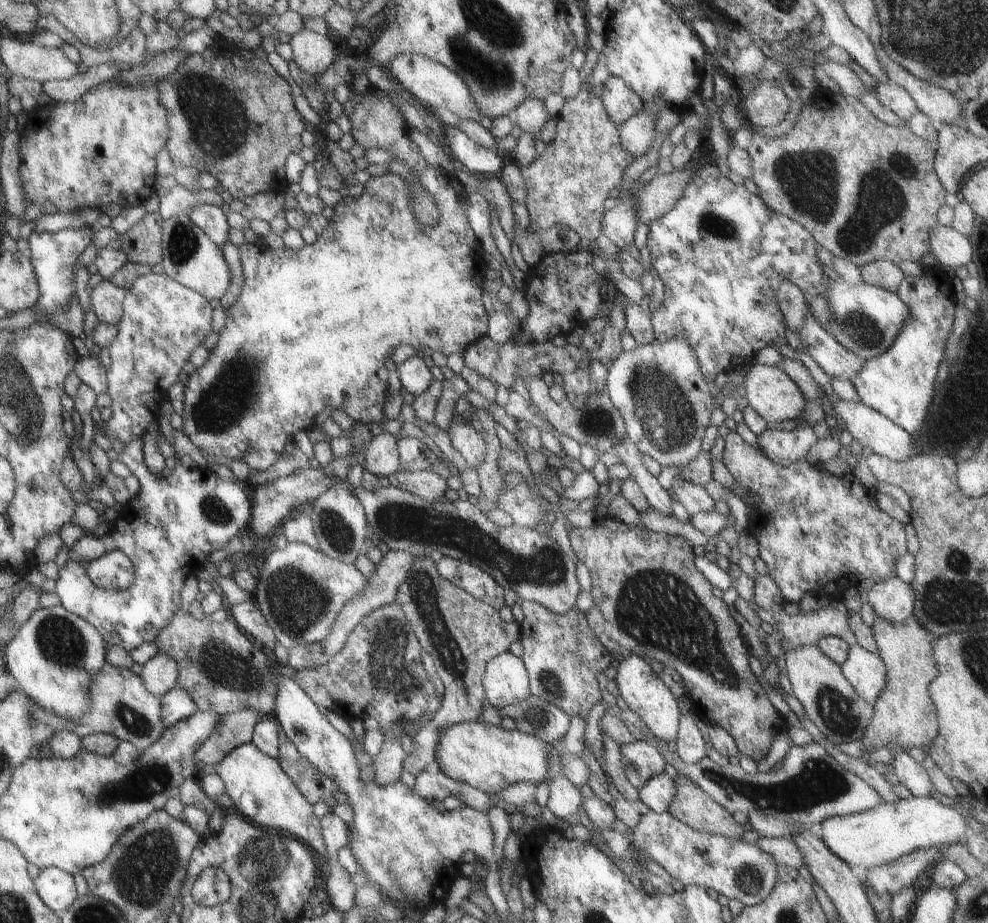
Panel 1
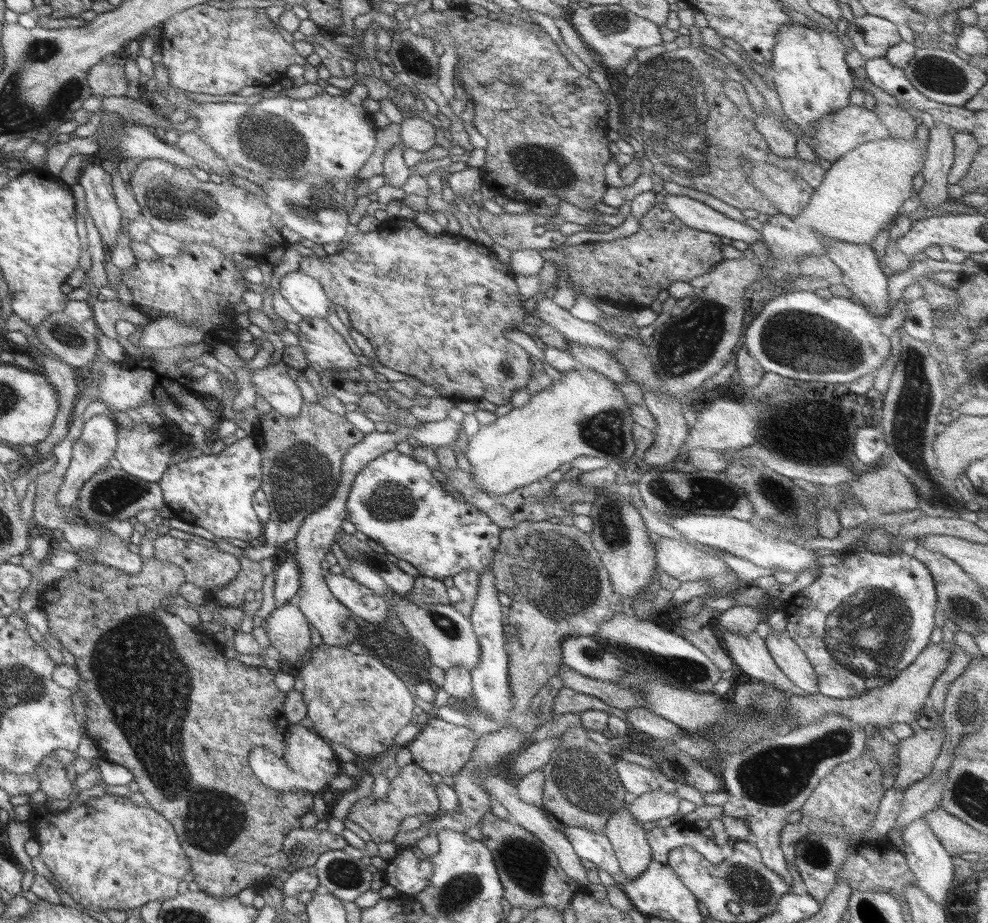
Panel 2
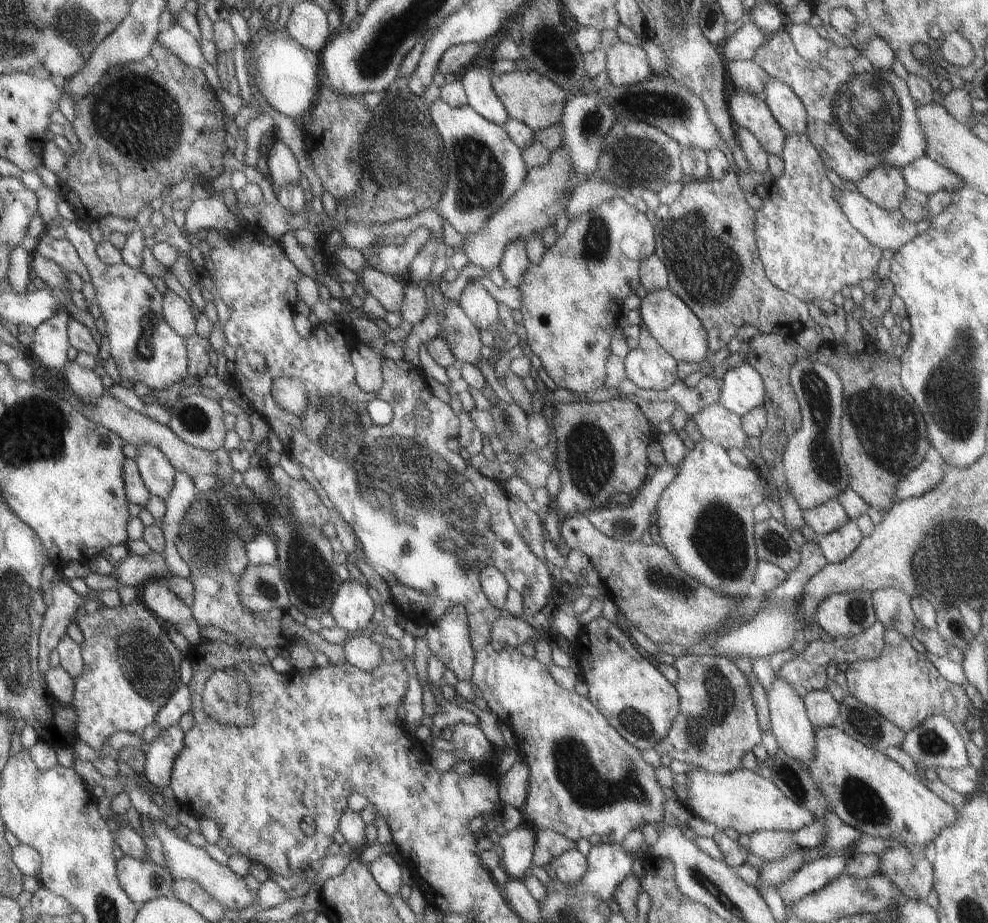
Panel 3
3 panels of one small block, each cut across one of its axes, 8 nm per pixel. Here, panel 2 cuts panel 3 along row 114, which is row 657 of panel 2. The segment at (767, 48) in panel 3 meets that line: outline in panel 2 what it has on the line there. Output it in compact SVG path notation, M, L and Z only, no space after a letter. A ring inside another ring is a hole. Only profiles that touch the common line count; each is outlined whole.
M859 552L841 560L837 566L819 568L819 576L809 586L799 590L791 602L787 602L785 632L789 640L803 650L807 662L813 666L817 674L817 694L835 700L859 698L869 690L889 684L929 646L931 632L935 630L935 610L935 584L921 562L905 556L903 552L897 556Z

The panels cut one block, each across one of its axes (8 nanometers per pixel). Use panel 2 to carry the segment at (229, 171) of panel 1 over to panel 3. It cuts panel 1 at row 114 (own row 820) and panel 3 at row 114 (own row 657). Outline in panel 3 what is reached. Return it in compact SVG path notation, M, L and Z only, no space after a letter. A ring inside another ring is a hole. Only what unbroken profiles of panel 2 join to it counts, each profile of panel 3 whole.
M153 42L147 58L111 66L87 96L75 102L75 114L69 124L75 130L79 148L73 154L65 154L51 138L47 138L41 150L41 164L57 176L61 196L73 204L79 202L89 218L99 220L105 216L117 216L133 222L143 204L153 202L163 188L169 192L173 184L183 180L189 164L197 168L199 178L203 180L201 184L211 184L213 178L221 174L221 158L229 150L223 142L223 116L221 104L205 82L203 72L183 64L163 44Z

